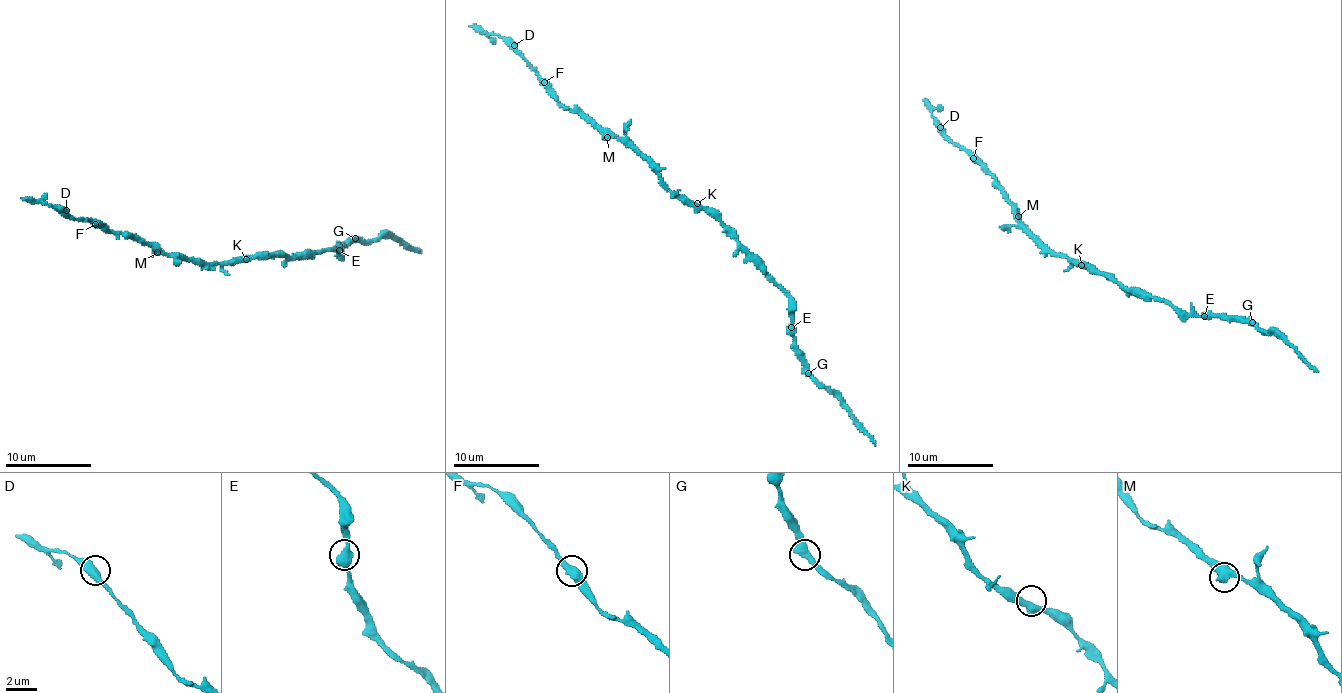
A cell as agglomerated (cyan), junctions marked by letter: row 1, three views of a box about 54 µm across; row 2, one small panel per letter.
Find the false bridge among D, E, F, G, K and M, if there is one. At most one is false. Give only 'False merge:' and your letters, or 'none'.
False merge: none

